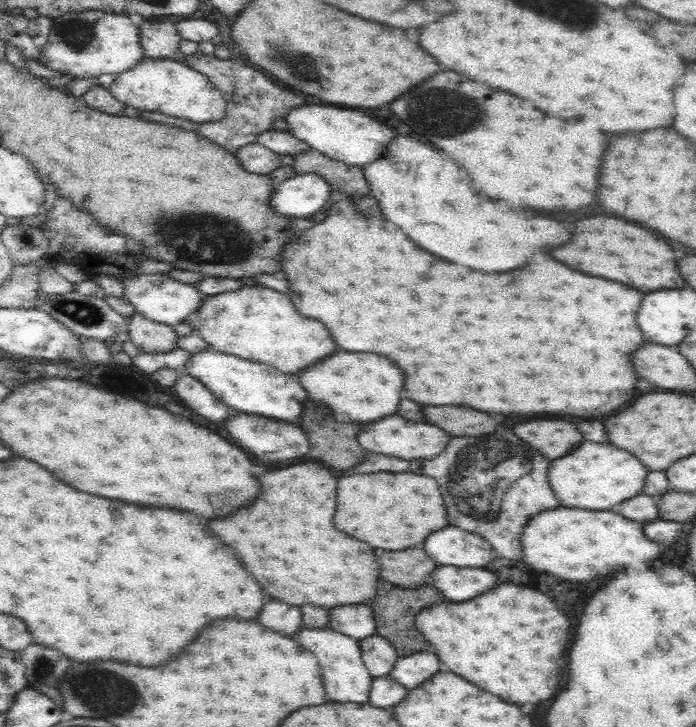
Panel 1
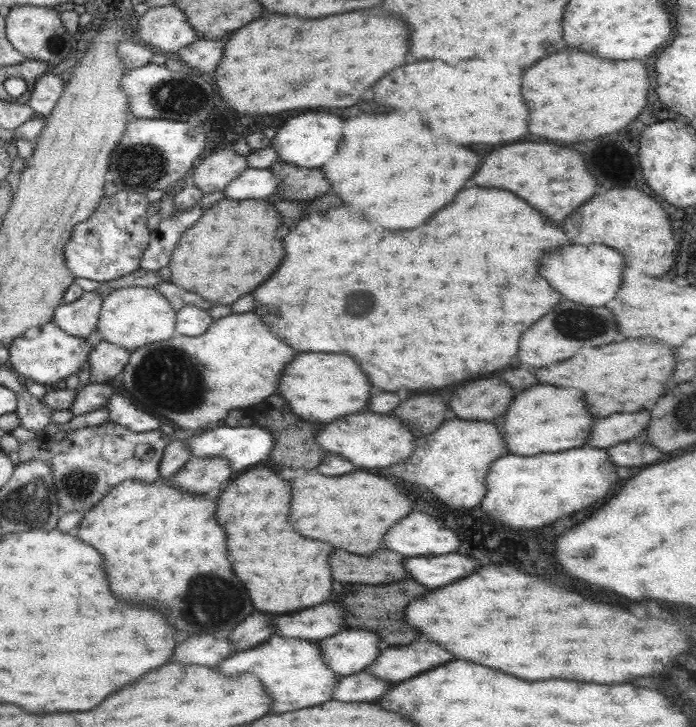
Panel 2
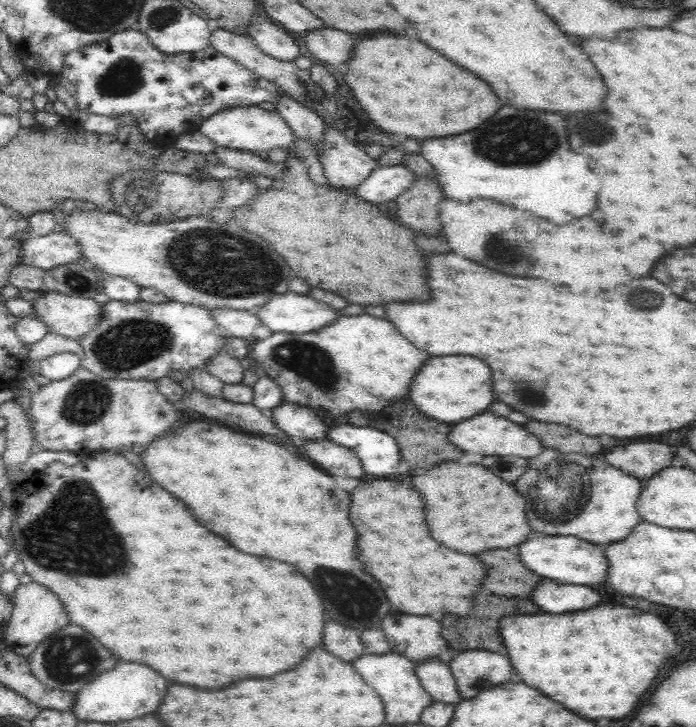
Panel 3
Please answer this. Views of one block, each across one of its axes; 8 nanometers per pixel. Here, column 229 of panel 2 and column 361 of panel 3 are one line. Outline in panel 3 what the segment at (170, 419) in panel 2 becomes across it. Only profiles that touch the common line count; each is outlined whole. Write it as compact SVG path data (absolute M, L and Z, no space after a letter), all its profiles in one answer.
M368 313L361 315L340 315L326 326L307 333L275 332L262 339L252 339L252 360L263 364L266 377L279 383L283 400L308 408L323 408L335 421L342 416L354 416L354 410L378 412L384 402L398 400L408 392L408 384L418 368L424 364L428 354L412 348L388 319L378 318Z

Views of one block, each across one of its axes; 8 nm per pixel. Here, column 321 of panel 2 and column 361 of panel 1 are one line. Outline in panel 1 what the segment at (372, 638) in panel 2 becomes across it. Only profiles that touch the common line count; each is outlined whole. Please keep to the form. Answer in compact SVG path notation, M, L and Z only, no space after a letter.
M376 632L360 639L357 643L364 668L367 668L370 676L376 678L388 675L398 658L393 646Z

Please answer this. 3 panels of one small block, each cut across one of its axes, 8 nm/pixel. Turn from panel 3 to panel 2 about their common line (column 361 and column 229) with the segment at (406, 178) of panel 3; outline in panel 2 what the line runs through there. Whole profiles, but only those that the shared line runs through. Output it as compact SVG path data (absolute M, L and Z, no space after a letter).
M245 168L225 188L223 195L233 200L265 199L273 195L279 181L269 169Z

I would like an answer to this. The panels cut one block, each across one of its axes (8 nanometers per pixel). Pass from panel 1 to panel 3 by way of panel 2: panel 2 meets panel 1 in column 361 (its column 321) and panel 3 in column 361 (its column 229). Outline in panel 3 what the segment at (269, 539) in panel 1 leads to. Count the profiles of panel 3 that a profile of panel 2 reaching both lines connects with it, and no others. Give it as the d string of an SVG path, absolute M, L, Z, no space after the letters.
M367 477L350 490L348 520L356 530L356 550L360 564L380 584L388 604L394 610L412 616L432 616L434 620L438 620L442 614L448 612L460 616L470 612L472 592L476 590L480 578L484 576L484 566L474 556L452 552L430 540L422 518L422 502L420 498L416 498L416 492L412 488L402 486L394 480Z

